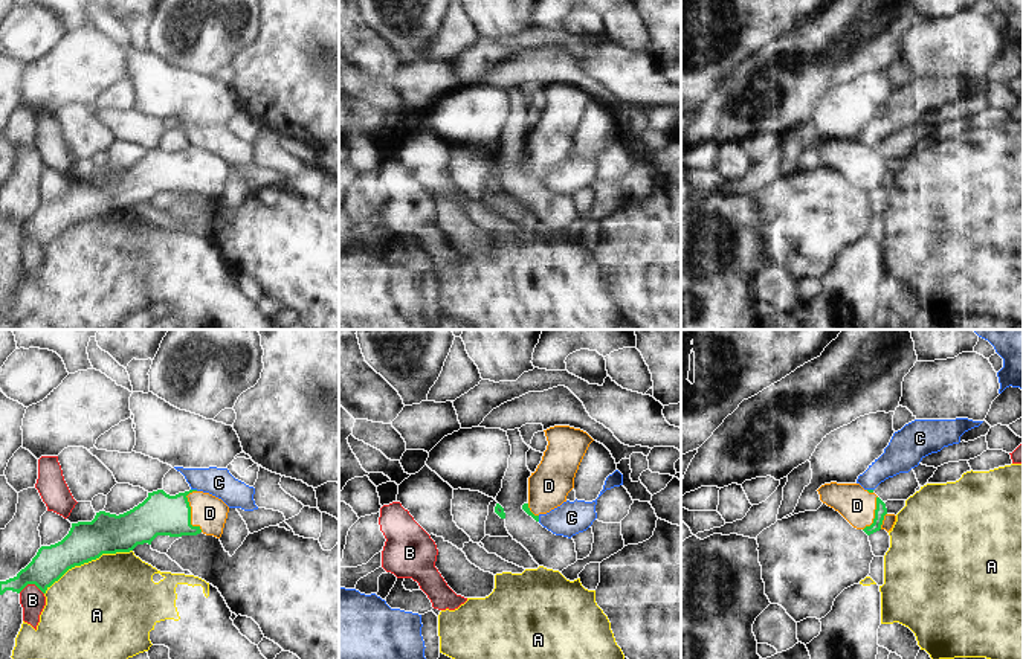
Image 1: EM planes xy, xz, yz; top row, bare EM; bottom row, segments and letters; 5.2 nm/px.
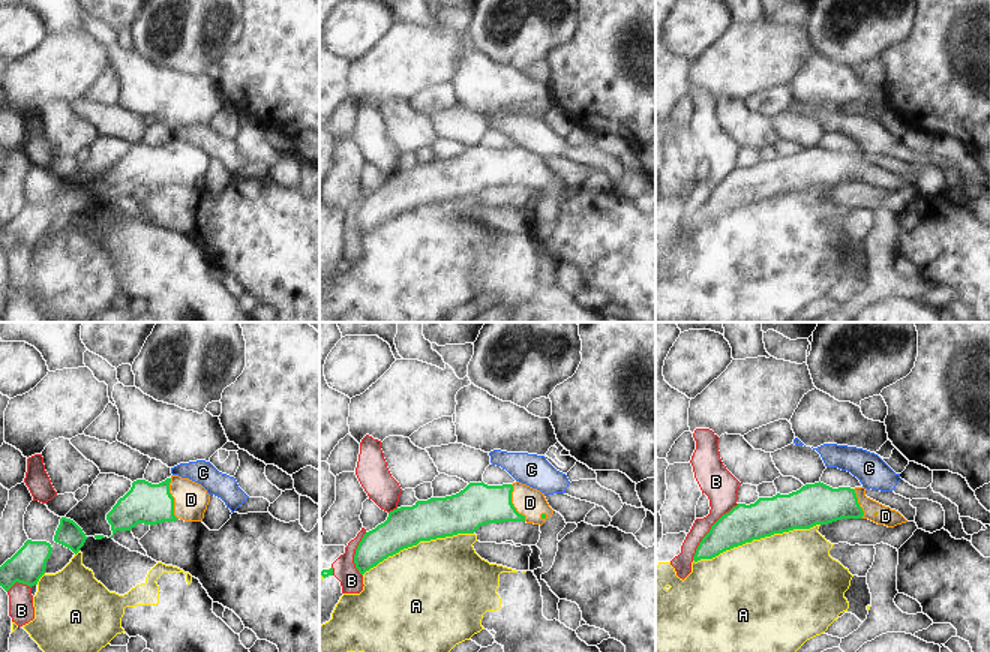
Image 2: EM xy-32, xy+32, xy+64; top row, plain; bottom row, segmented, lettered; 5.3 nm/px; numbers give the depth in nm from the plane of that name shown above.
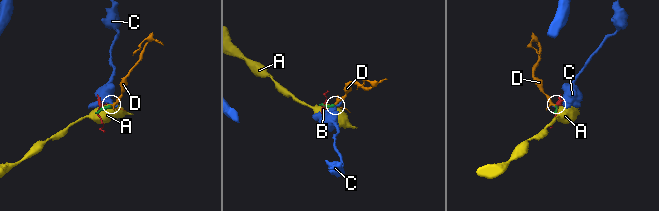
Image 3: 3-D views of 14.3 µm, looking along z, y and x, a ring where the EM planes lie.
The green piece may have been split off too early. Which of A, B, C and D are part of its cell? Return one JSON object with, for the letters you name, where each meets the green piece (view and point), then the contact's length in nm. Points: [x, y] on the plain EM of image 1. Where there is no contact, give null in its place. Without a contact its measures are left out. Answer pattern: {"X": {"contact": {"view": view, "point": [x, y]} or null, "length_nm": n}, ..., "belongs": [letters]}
{"D": {"contact": {"view": "xy", "point": [190, 171]}, "length_nm": 220}, "belongs": ["D"]}

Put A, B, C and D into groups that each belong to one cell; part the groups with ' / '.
A / B / C / D

